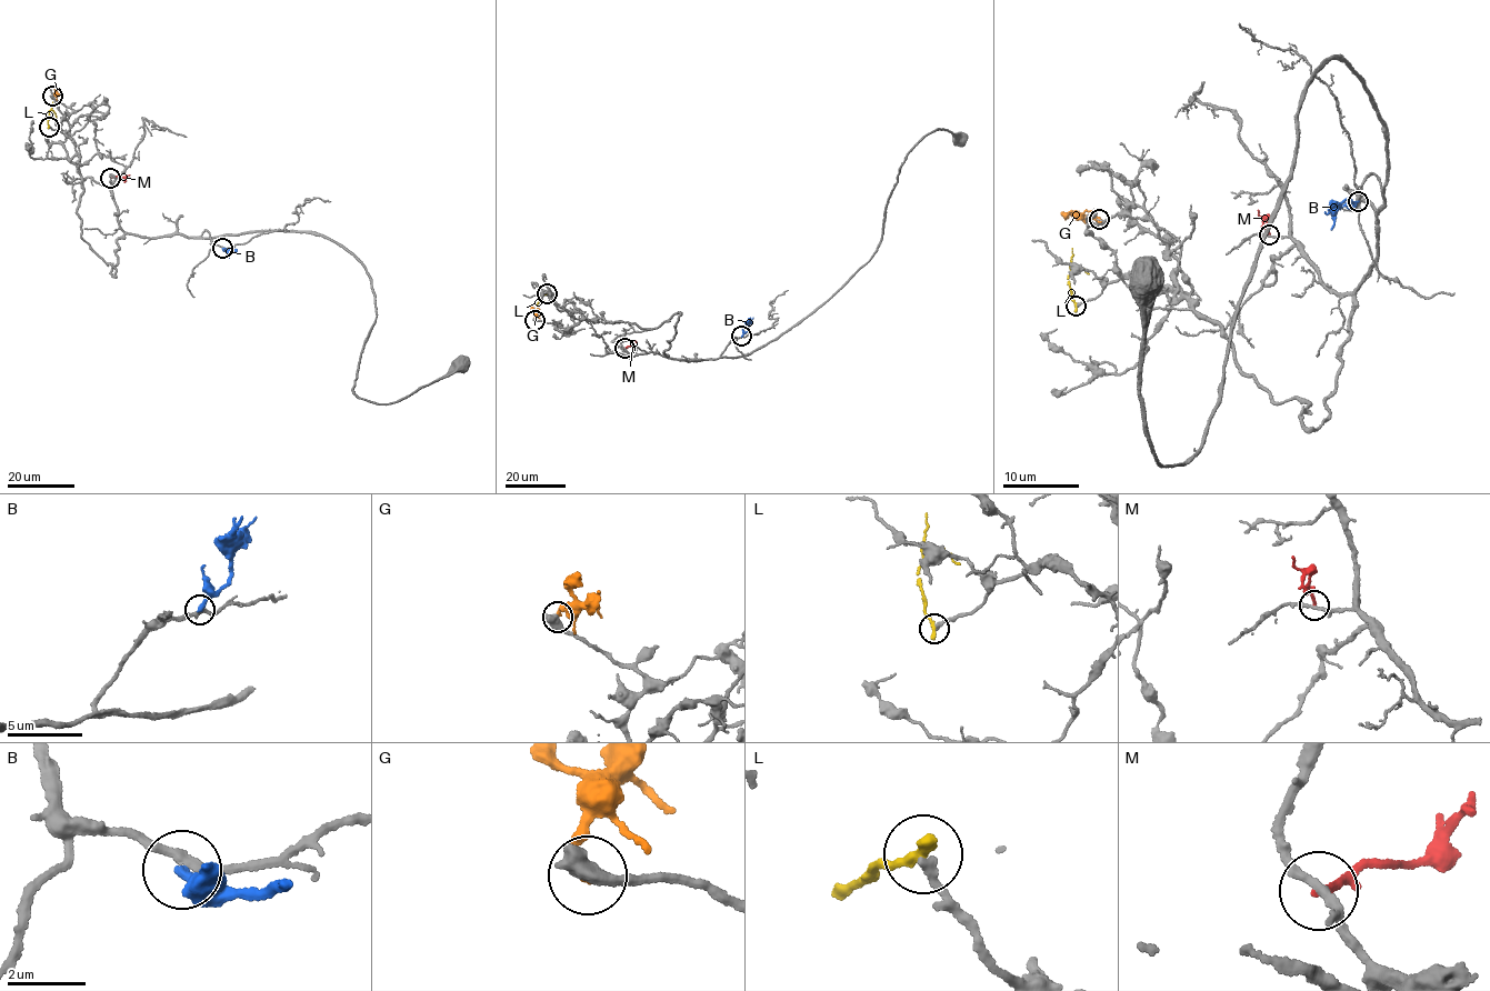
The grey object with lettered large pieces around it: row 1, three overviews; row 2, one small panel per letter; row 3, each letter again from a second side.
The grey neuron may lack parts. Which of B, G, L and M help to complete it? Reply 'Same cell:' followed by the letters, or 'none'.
Same cell: none

